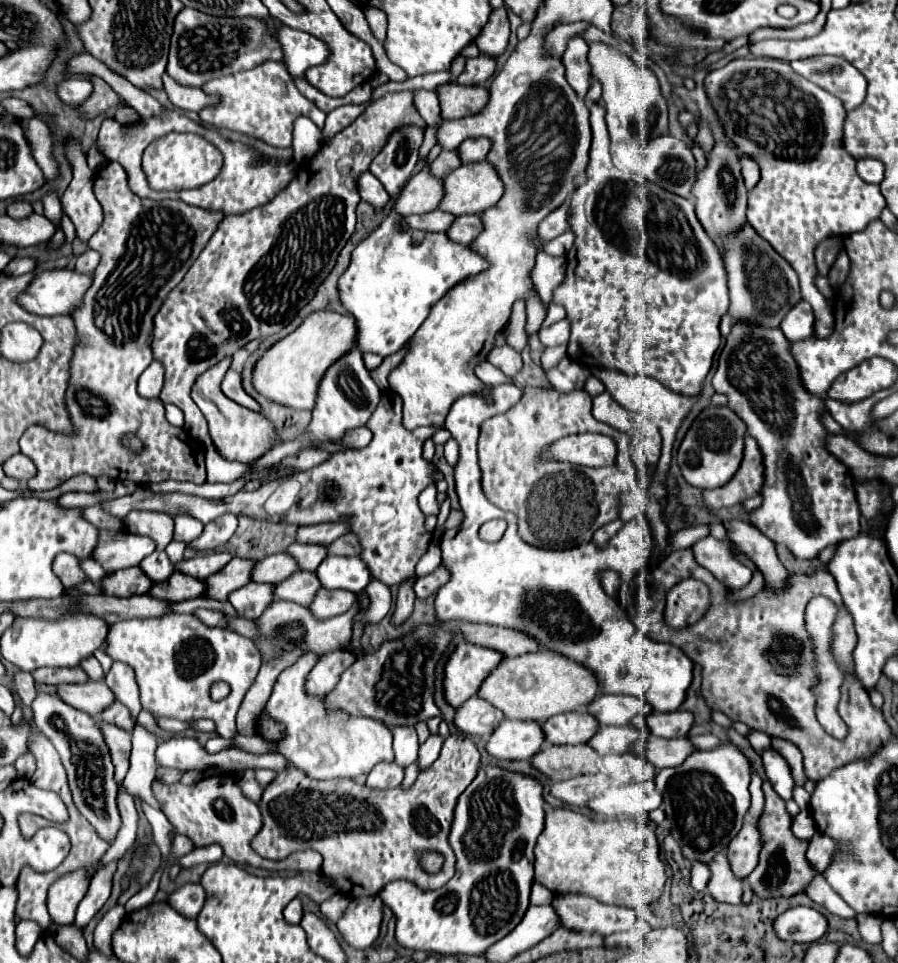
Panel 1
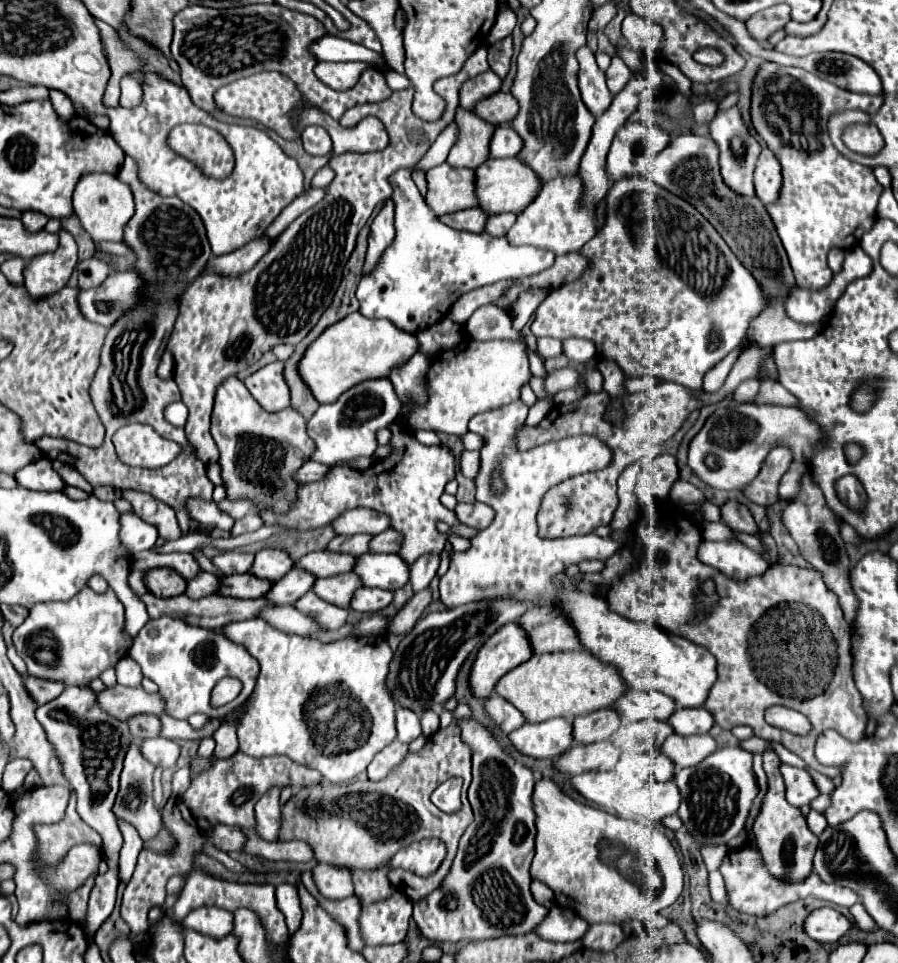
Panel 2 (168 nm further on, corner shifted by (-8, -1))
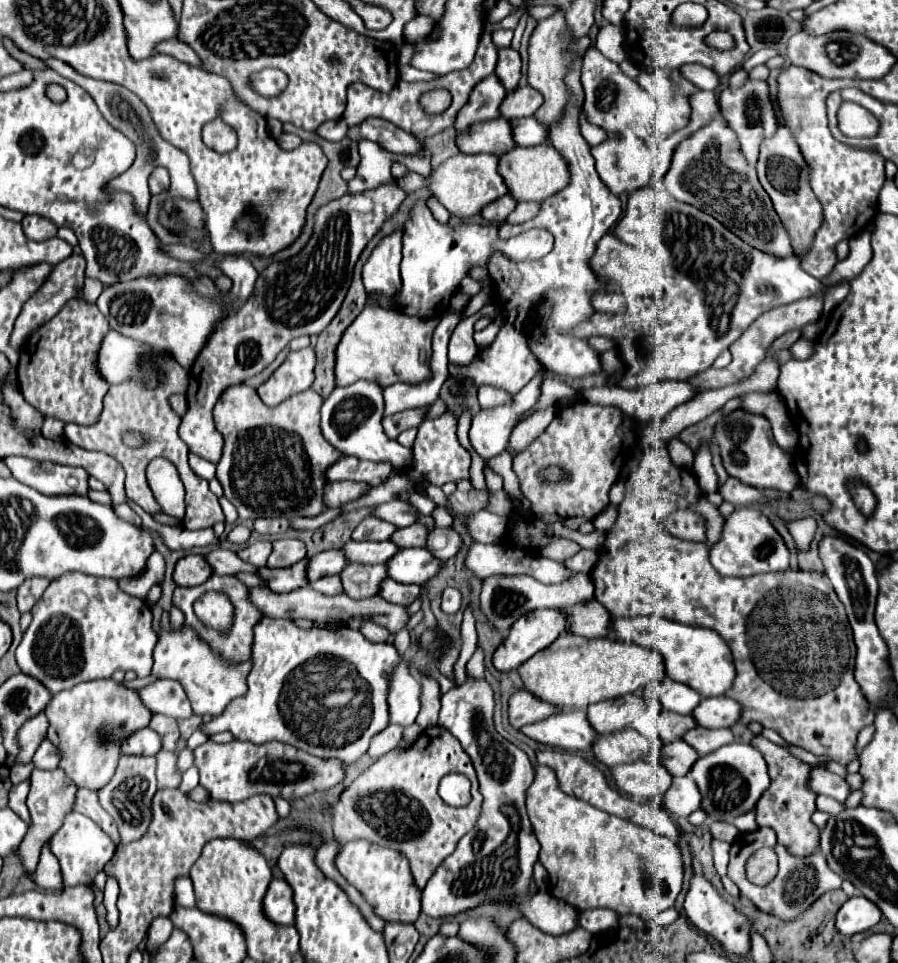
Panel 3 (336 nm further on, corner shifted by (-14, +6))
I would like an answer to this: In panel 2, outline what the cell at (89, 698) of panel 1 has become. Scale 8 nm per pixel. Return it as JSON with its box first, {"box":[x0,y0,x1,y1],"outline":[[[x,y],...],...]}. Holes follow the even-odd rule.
{"box":[97,684,165,720],"outline":[[[117,684],[113,688],[99,692],[97,698],[101,708],[119,720],[129,720],[137,714],[165,714],[165,700],[161,698],[161,694],[147,694],[141,686],[129,688]]]}

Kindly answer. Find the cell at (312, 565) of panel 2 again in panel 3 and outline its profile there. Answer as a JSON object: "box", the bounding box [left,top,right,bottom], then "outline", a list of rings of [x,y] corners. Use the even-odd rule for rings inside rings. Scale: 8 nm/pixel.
{"box":[341,541,397,565],"outline":[[[349,541],[343,545],[341,551],[347,555],[349,563],[375,565],[375,563],[385,563],[397,551],[397,547],[391,541],[381,541],[381,543]]]}

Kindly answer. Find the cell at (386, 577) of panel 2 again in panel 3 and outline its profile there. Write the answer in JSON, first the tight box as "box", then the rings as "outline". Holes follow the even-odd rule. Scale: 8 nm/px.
{"box":[385,547,441,585],"outline":[[[423,547],[423,549],[399,549],[385,565],[387,577],[399,583],[423,585],[437,573],[441,561],[433,559],[431,553]]]}

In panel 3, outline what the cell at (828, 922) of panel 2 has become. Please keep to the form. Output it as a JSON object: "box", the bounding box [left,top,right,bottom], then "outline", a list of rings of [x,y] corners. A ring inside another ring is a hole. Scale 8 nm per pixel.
{"box":[835,895,881,937],"outline":[[[863,895],[849,899],[835,917],[835,929],[843,933],[845,937],[851,937],[855,933],[861,933],[873,925],[877,925],[881,919],[879,907],[865,899]]]}

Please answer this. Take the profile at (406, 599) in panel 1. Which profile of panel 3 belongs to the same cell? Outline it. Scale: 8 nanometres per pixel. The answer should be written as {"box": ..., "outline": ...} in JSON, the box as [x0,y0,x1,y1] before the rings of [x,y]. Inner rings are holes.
{"box":[427,529,461,561],"outline":[[[435,529],[429,533],[427,539],[427,549],[431,551],[431,555],[439,561],[447,561],[449,557],[453,557],[461,547],[461,537],[457,535],[455,529]]]}

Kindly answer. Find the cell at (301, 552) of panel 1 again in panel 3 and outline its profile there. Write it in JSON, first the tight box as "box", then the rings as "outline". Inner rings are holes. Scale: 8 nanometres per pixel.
{"box":[351,517,395,541],"outline":[[[365,517],[353,531],[351,539],[353,541],[383,541],[391,537],[393,531],[395,531],[395,525],[381,521],[377,517]]]}

